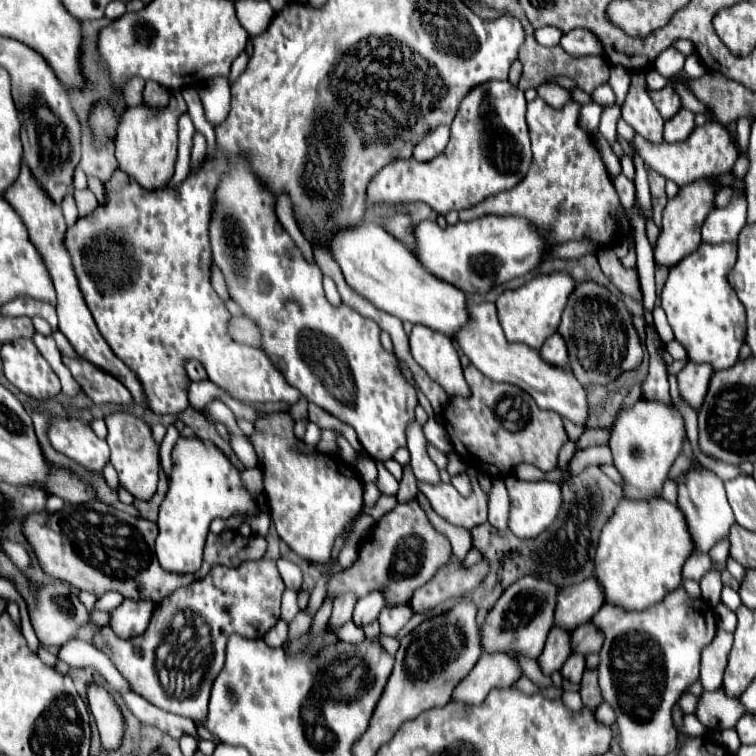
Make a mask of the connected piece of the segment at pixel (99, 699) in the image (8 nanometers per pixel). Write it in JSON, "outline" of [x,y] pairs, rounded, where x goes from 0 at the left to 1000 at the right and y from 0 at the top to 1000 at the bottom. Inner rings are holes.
{"outline":[[[132,906],[116,909],[116,927],[119,938],[124,940],[127,956],[132,962],[132,975],[140,980],[140,991],[146,993],[153,991],[161,980],[161,967],[164,967],[164,951],[153,927]]]}

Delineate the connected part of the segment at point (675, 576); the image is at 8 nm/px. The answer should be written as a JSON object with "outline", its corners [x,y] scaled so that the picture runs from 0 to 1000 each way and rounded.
{"outline":[[[823,660],[794,705],[786,763],[799,779],[802,798],[820,800],[823,806],[849,808],[873,798],[881,784],[899,776],[899,755],[915,729],[915,710],[897,668],[889,668],[878,660]]]}

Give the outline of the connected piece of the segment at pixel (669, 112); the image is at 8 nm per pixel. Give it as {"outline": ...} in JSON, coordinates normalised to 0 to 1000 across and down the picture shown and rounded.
{"outline":[[[881,112],[881,115],[873,118],[873,120],[860,120],[860,128],[862,128],[868,144],[873,147],[873,152],[876,152],[878,157],[889,157],[889,155],[897,149],[897,144],[902,142],[897,123],[894,123],[886,112]]]}

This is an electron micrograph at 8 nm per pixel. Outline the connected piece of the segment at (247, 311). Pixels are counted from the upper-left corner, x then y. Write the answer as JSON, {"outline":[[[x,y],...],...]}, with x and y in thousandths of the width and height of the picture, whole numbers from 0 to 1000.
{"outline":[[[310,208],[304,210],[304,229],[291,239],[288,250],[286,250],[286,276],[283,276],[283,287],[280,287],[280,298],[278,298],[278,319],[280,319],[280,337],[283,337],[283,348],[294,356],[296,366],[299,366],[299,374],[302,374],[302,382],[304,382],[304,390],[307,396],[323,409],[323,417],[333,425],[341,427],[344,438],[347,438],[347,462],[357,470],[360,480],[376,493],[378,504],[392,512],[399,522],[407,525],[410,533],[418,533],[421,538],[426,538],[429,544],[439,546],[442,552],[447,552],[450,557],[460,560],[468,565],[481,597],[495,604],[497,610],[511,610],[521,602],[524,594],[529,591],[537,591],[537,565],[548,557],[548,538],[553,536],[553,528],[550,528],[550,515],[534,501],[529,485],[526,485],[526,475],[521,467],[513,467],[505,454],[503,454],[503,435],[497,430],[497,425],[492,422],[484,422],[479,419],[474,411],[463,409],[460,403],[450,403],[450,406],[442,406],[434,401],[434,396],[429,393],[429,382],[426,382],[426,361],[421,356],[418,348],[407,348],[397,329],[392,327],[392,321],[386,319],[386,313],[373,303],[368,287],[365,287],[365,279],[362,279],[362,261],[341,242],[341,237],[333,231],[331,221],[325,218],[325,213],[320,208]]]}

